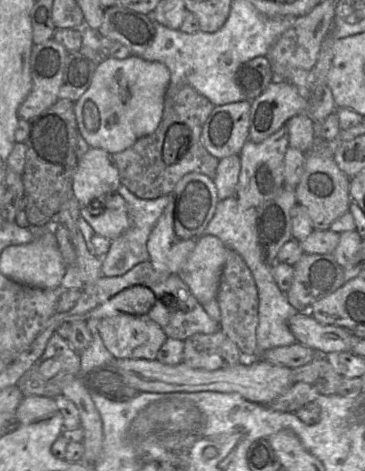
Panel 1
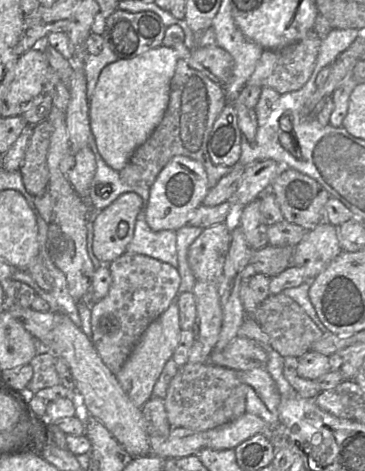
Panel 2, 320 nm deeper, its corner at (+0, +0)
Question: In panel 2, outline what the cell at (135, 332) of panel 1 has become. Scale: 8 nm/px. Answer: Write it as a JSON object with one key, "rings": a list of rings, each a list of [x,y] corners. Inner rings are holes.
{"rings":[[[124,253],[109,265],[112,282],[107,295],[91,305],[91,341],[107,368],[116,375],[129,357],[147,327],[176,301],[181,285],[178,269],[142,254]]]}

